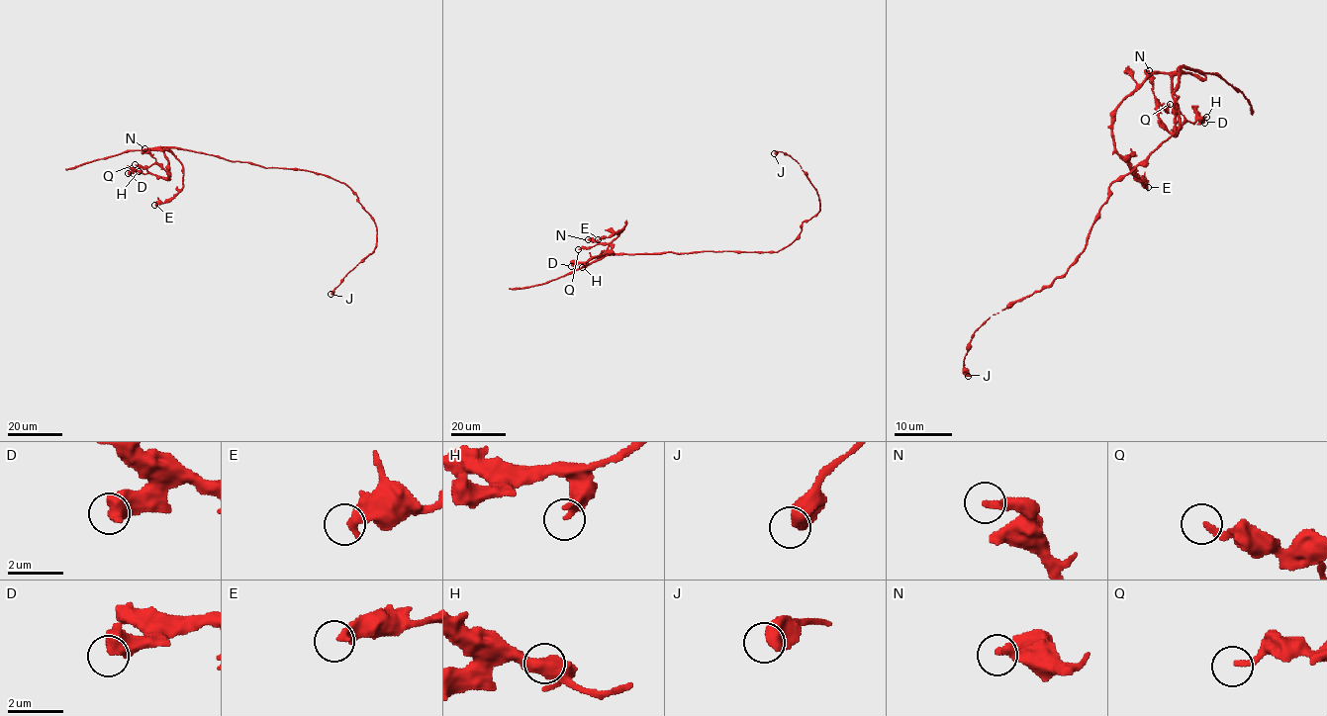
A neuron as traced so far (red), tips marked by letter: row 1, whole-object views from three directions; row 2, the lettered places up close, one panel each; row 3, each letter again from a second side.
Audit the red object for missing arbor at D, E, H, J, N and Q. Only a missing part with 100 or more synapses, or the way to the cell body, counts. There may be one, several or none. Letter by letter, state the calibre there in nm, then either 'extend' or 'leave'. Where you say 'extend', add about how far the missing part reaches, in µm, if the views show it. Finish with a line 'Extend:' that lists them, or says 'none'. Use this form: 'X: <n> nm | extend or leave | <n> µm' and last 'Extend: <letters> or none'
D: 650 nm | leave
E: 400 nm | leave
H: 240 nm | leave
J: 650 nm | leave
N: 280 nm | leave
Q: 190 nm | leave
Extend: none

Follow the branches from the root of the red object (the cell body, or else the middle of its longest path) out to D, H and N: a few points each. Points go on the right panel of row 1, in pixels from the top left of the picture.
D: (1174, 112), (1181, 67), (1173, 78), (1180, 127), (1177, 131), (1198, 117), (1204, 123)
H: (1174, 112), (1181, 67), (1173, 78), (1173, 95), (1180, 127), (1177, 131), (1186, 121), (1193, 123), (1206, 117)
N: (1174, 112), (1181, 67), (1173, 78), (1178, 118), (1178, 128), (1173, 133), (1159, 117), (1149, 70)

